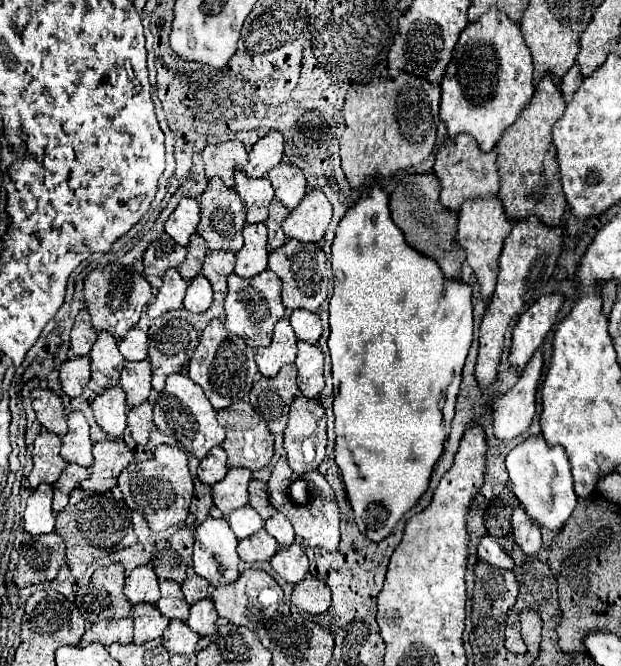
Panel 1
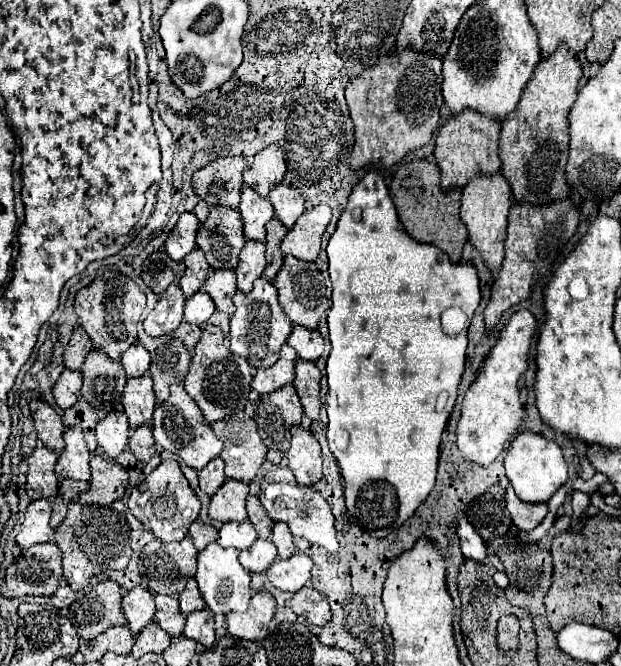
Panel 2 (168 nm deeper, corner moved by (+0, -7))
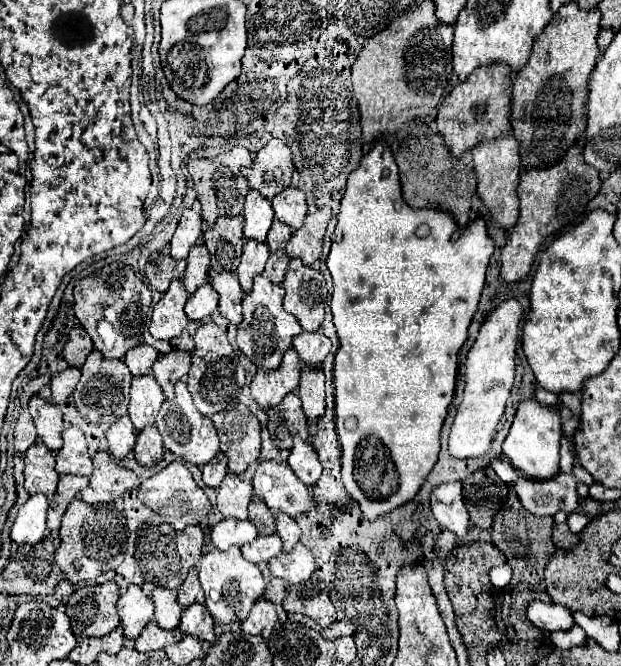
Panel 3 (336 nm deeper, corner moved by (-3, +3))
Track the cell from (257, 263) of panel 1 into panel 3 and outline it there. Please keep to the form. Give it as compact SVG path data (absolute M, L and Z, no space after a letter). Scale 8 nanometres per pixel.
M253 240L245 242L243 256L241 256L241 262L239 262L239 268L237 268L237 278L239 278L241 288L243 288L245 294L249 294L253 278L263 274L263 268L265 268L267 260L269 260L267 244L253 242Z

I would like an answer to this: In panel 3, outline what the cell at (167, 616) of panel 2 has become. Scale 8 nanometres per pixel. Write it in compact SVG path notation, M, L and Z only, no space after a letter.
M156 587L151 592L151 599L155 604L155 620L165 630L179 628L179 618L183 608L177 602L177 592L163 587Z

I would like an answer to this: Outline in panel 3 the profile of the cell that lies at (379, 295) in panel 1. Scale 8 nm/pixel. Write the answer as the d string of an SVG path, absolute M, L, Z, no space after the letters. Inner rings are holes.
M385 140L375 142L375 146L369 150L369 154L363 156L357 170L353 170L347 178L347 188L341 198L341 210L337 216L337 228L333 234L333 244L327 256L327 268L333 278L333 296L331 296L331 308L333 308L333 324L337 328L339 336L339 350L335 354L335 424L337 434L341 440L341 476L345 482L347 492L359 502L363 514L373 520L405 502L409 502L421 488L427 474L433 470L439 454L439 434L443 420L447 416L447 408L455 394L455 378L457 378L457 354L461 346L467 340L467 328L471 324L471 318L477 310L477 302L481 296L481 290L485 286L485 270L489 264L489 258L495 250L495 242L487 234L487 226L483 218L477 218L469 222L465 228L459 228L453 222L453 216L447 210L433 210L433 208L411 208L401 198L401 184L397 174L397 164L393 158L393 152ZM401 200L401 208L395 208L395 202ZM421 226L425 226L425 232L419 232ZM347 422L353 422L347 426Z

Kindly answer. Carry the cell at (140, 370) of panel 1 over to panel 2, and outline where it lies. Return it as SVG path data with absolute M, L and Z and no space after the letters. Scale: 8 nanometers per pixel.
M144 374L142 378L128 378L128 384L122 396L122 406L132 428L152 418L152 412L156 408L156 398L154 398L152 380L148 374Z

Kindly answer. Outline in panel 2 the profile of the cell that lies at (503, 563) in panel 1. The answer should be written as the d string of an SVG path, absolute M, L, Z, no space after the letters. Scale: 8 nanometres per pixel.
M462 516L458 520L458 536L460 536L460 546L462 546L462 554L468 560L474 562L484 562L488 552L486 552L486 542L482 540L482 536L474 530L474 526L466 520L466 516Z

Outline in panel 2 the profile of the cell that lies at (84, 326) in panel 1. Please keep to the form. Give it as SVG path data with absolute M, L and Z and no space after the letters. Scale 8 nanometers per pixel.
M76 328L66 350L64 350L64 366L68 370L80 370L84 364L84 358L88 356L88 352L94 348L90 336L86 336L84 328Z

